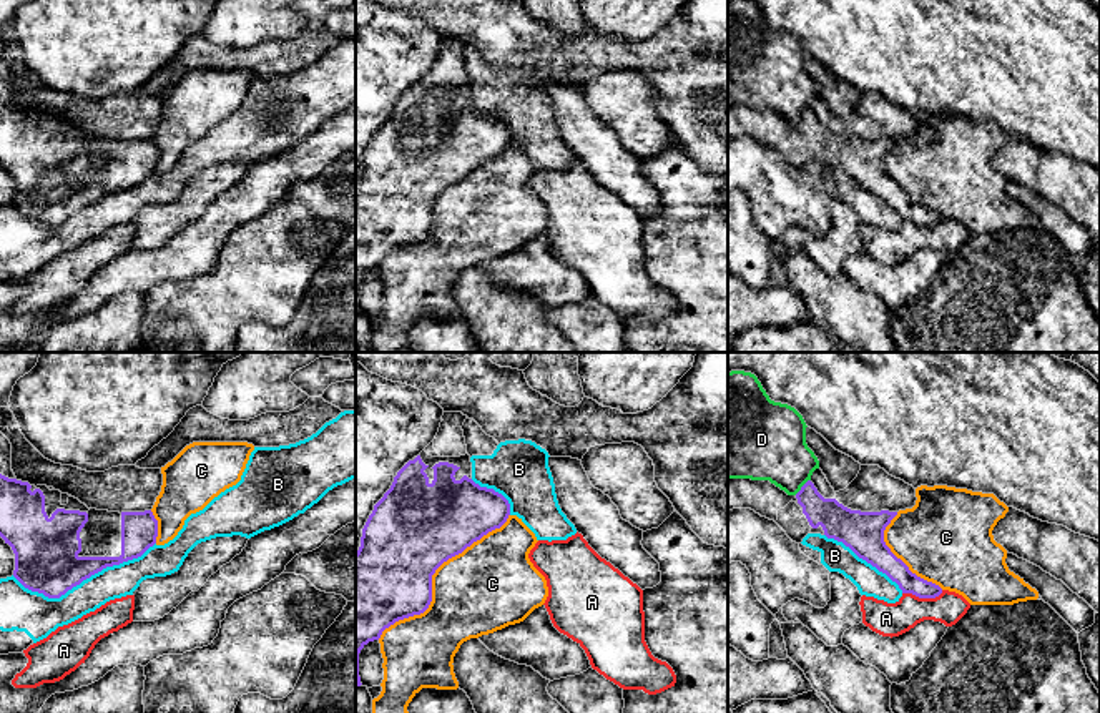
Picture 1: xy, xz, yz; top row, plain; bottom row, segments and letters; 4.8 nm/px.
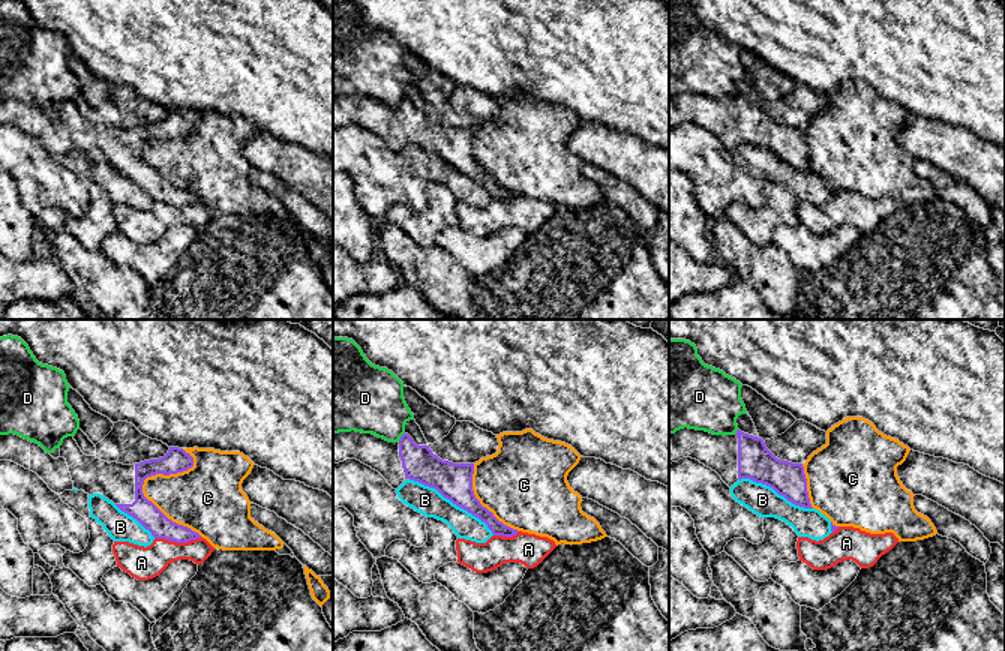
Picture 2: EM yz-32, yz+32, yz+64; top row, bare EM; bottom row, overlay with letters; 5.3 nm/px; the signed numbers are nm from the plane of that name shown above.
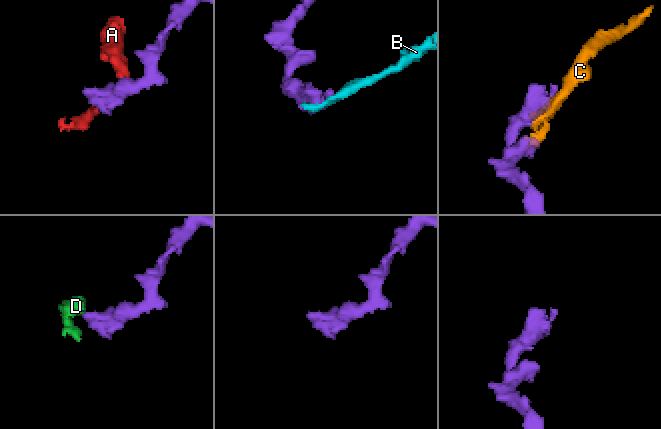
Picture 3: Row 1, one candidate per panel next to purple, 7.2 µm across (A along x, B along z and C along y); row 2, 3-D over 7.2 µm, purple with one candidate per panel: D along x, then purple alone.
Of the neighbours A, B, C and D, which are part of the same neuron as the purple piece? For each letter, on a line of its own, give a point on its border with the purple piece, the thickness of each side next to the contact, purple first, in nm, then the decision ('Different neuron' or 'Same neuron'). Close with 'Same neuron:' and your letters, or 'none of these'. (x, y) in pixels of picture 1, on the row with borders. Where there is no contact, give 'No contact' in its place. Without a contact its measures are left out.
A: Touches purple at yz (923, 597). Thickness 110 nm (purple) against 160 nm. Different neuron
B: Touches purple at xy (83, 579). Thickness 300 nm (purple) against 160 nm. Different neuron
C: Touches purple at xz (431, 577). Thickness 440 nm (purple) against 420 nm. Different neuron
D: Touches purple at yz (801, 487). Thickness 160 nm (purple) against 340 nm. Different neuron
Same neuron: none of these

